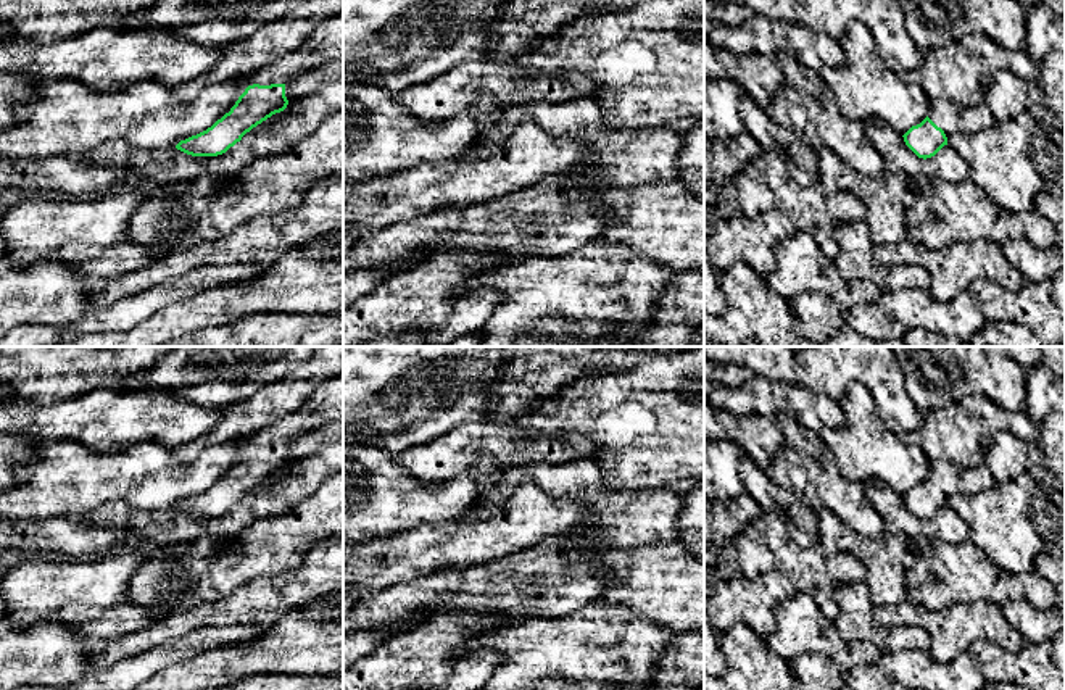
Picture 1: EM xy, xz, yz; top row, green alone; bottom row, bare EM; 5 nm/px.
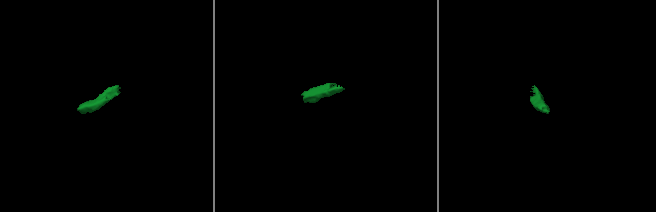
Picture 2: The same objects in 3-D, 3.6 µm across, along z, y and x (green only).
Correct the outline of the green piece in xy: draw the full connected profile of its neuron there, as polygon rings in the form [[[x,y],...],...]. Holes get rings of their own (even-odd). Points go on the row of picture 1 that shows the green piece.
[[[285,84],[245,89],[235,105],[206,131],[180,140],[176,148],[192,156],[218,156],[242,140],[253,127],[287,108]]]

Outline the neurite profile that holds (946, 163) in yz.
[[[881,119],[864,123],[864,134],[875,150],[883,156],[889,172],[904,172],[909,177],[941,177],[947,182],[970,179],[968,164],[947,143],[931,158],[918,158],[904,142],[904,137]]]

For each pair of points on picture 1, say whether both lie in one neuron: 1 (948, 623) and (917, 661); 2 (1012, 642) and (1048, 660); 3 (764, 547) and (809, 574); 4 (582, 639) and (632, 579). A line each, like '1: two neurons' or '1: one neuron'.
1: two neurons
2: two neurons
3: one neuron
4: two neurons

